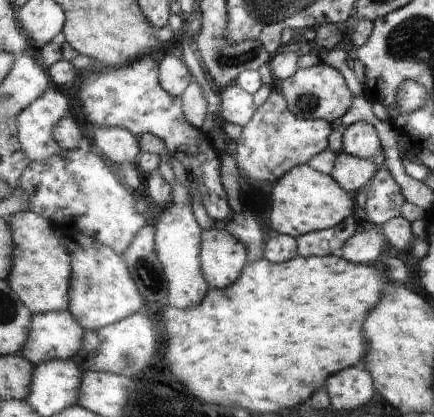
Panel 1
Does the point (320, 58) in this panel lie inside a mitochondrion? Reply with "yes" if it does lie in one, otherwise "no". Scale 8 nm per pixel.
no

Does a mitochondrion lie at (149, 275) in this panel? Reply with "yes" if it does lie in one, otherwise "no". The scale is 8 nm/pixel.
yes

